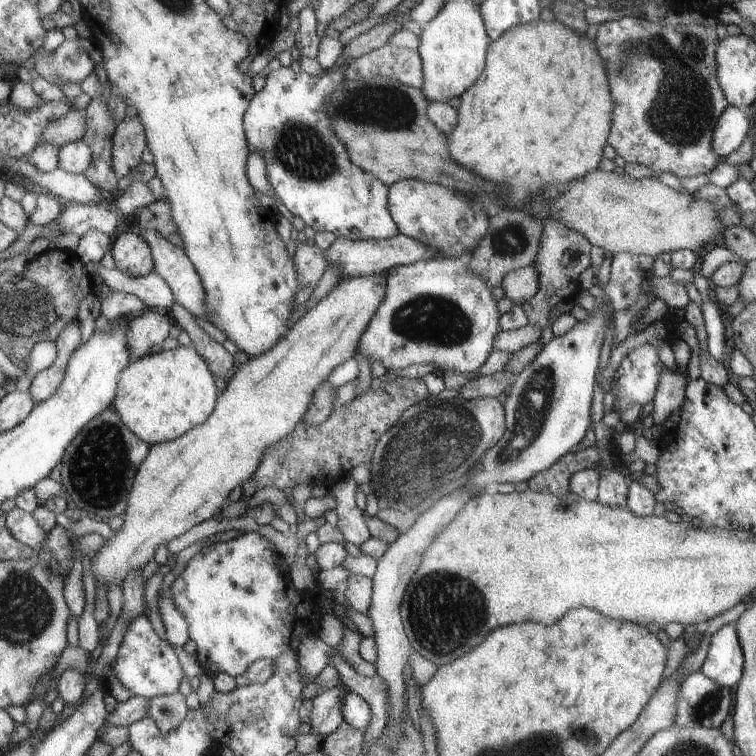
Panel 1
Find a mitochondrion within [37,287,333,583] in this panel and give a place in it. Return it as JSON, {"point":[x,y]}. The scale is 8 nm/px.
{"point":[98,468]}

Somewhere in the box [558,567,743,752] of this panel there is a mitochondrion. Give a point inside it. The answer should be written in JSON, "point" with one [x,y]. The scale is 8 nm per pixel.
{"point":[709,705]}

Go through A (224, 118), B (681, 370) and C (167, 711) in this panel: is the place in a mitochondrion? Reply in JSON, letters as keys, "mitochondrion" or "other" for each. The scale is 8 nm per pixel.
{"A":"other","B":"other","C":"mitochondrion"}

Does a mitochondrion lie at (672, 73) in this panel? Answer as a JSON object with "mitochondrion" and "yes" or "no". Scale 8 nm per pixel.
{"mitochondrion":"yes"}

